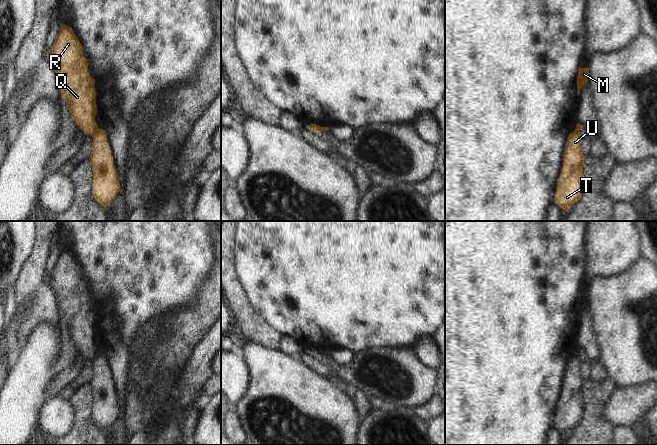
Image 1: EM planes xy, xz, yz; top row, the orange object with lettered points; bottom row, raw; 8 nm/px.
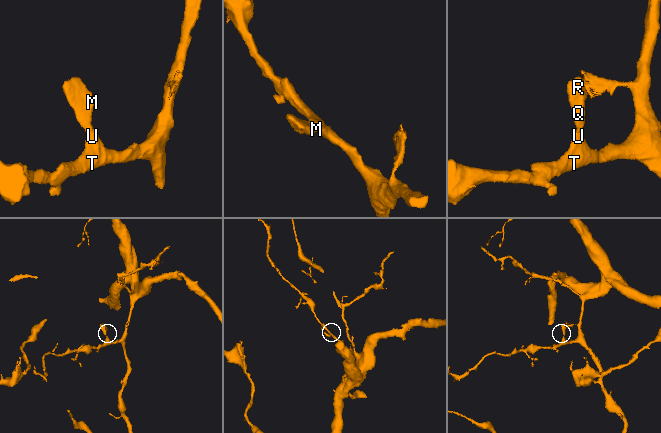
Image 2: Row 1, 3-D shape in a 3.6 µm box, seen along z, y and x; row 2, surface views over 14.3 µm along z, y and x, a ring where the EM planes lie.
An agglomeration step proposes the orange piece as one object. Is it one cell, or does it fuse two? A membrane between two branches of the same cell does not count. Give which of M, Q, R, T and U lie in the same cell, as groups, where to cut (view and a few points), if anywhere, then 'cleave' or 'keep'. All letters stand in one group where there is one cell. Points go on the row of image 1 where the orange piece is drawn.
groups M Q R / T U; cut xy (98, 129), (92, 136); cleave

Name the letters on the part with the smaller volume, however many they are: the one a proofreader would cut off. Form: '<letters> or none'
M, Q, R

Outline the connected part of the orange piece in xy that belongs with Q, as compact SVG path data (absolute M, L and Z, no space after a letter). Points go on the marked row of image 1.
M61 25L47 58L71 117L79 129L93 136L98 130L95 80L90 77L87 59L71 27Z

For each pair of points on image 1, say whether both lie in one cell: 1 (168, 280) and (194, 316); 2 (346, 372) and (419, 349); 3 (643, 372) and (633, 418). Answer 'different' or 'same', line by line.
1: different
2: different
3: different

